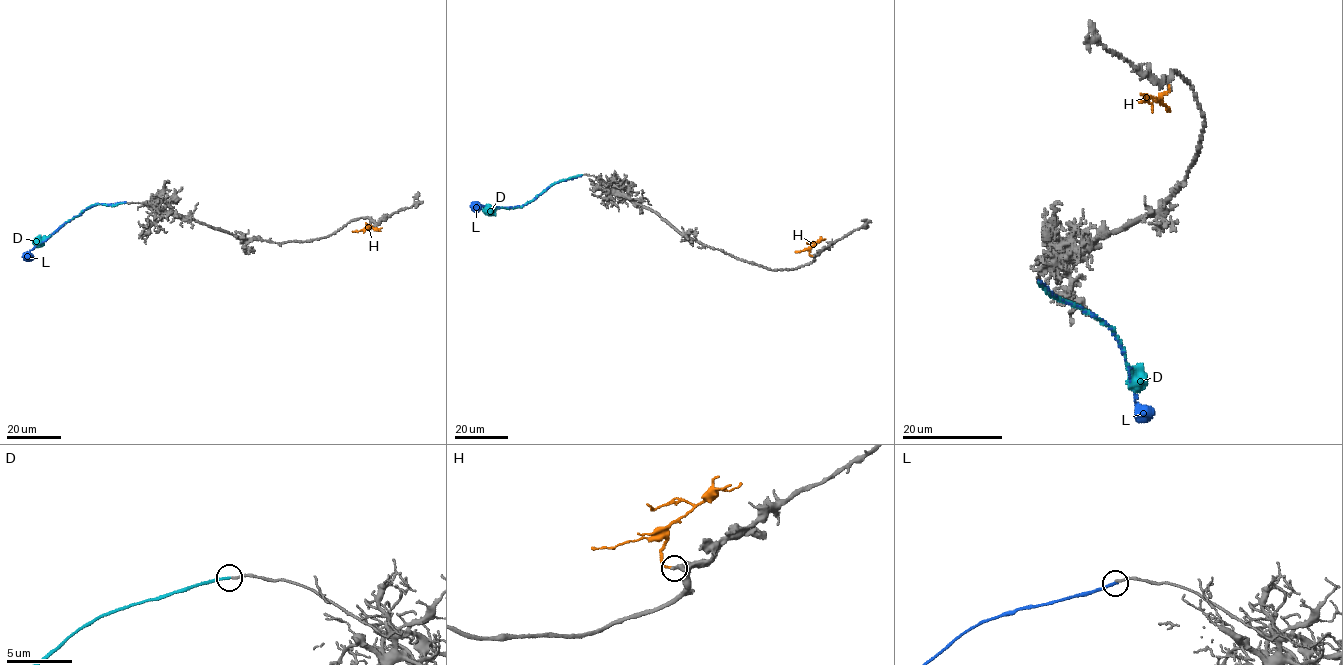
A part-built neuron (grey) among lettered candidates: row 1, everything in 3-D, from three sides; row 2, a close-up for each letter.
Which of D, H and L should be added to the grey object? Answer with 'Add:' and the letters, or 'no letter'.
Add: D

